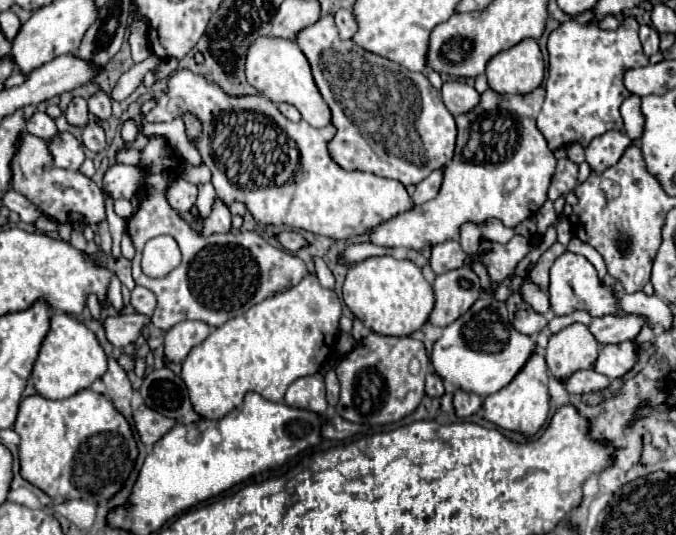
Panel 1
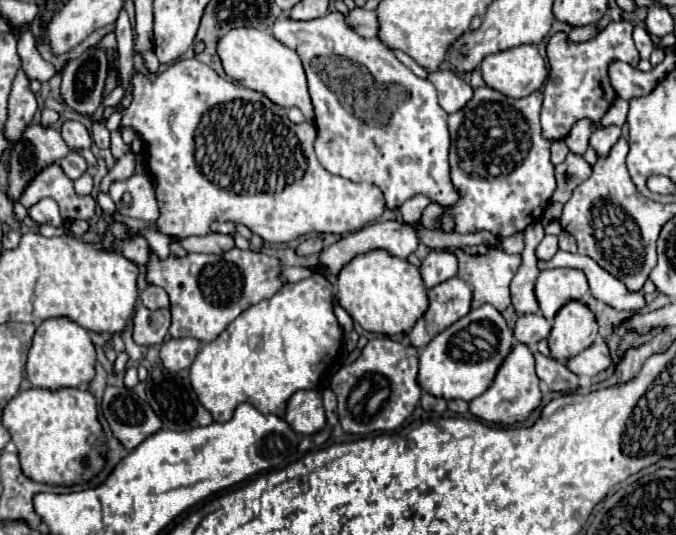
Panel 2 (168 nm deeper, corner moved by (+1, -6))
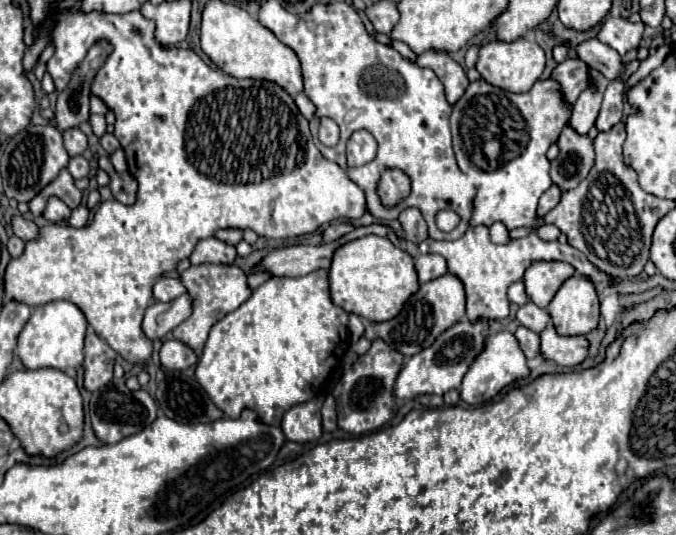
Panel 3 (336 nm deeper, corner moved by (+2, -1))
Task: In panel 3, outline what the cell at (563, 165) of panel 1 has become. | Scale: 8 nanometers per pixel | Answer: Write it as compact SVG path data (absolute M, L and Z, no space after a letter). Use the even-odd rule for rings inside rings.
M565 127L557 145L561 151L559 157L551 161L551 179L561 191L569 191L575 189L593 167L593 141L587 135L577 135L571 127Z

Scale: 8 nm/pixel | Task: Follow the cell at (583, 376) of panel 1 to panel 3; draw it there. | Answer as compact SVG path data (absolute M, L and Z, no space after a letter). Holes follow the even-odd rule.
M519 327L517 333L515 333L515 337L519 339L519 345L521 345L521 349L523 349L523 353L525 353L527 359L529 357L541 357L539 335L537 333L533 333L533 331L525 329L525 327Z

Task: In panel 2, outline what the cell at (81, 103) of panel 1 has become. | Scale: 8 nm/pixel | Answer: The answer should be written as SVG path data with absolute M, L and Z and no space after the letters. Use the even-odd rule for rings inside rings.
M64 122L62 138L66 140L68 148L76 150L76 152L82 150L82 148L90 148L90 144L92 144L88 130L80 122Z

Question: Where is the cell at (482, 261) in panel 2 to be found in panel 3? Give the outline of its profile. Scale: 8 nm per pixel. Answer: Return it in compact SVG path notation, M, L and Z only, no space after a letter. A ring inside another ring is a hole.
M469 227L463 237L455 241L435 241L435 239L425 239L419 245L421 253L439 253L447 259L449 273L457 275L467 291L467 317L477 319L477 317L487 317L487 319L505 319L509 315L509 299L507 299L507 289L511 283L521 281L525 271L529 269L531 263L535 261L565 261L575 267L575 271L593 281L593 283L613 283L615 279L609 277L607 273L599 271L589 263L589 259L577 251L571 245L561 245L559 241L541 241L535 233L523 237L523 239L511 239L505 245L495 245L489 239L487 227Z

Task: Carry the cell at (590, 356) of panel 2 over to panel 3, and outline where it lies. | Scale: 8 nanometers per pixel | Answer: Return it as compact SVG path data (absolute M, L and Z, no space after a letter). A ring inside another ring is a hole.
M549 323L549 327L541 331L541 353L545 359L555 361L563 367L575 367L587 359L589 341L583 335L561 337L555 333L555 327Z

